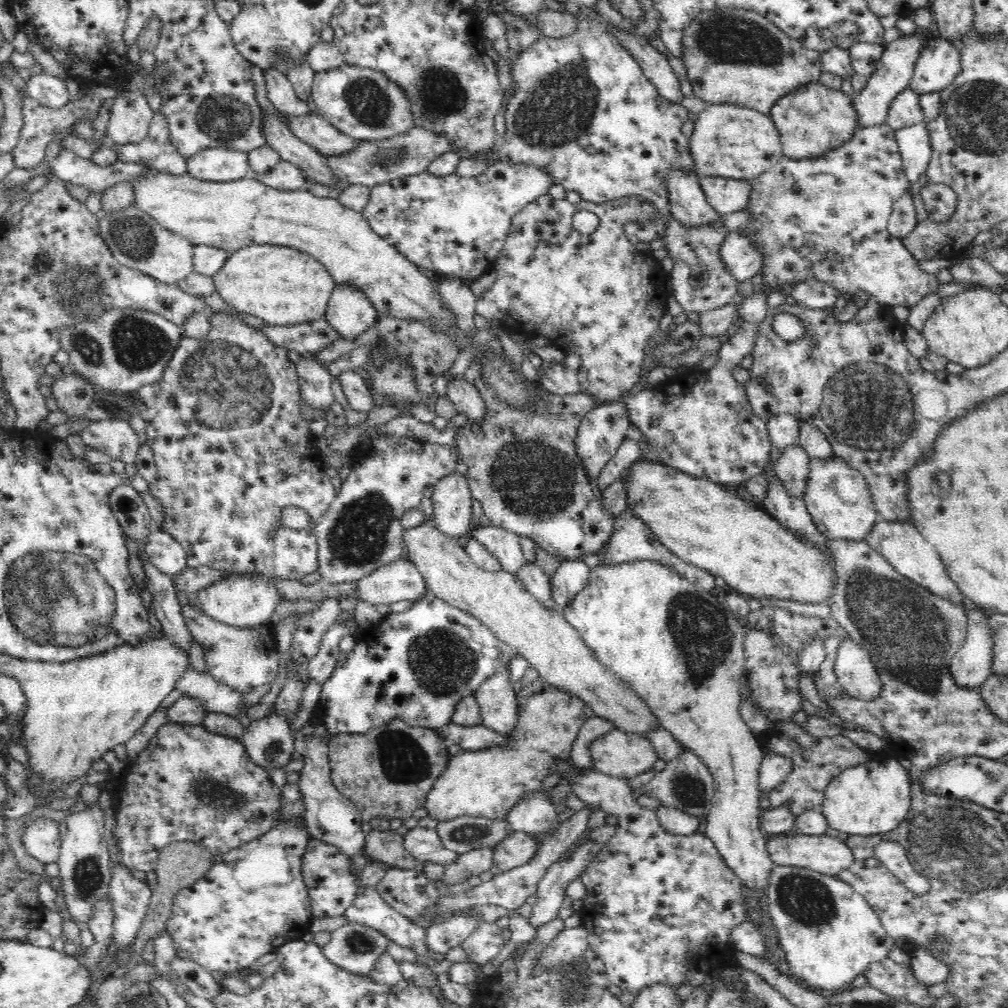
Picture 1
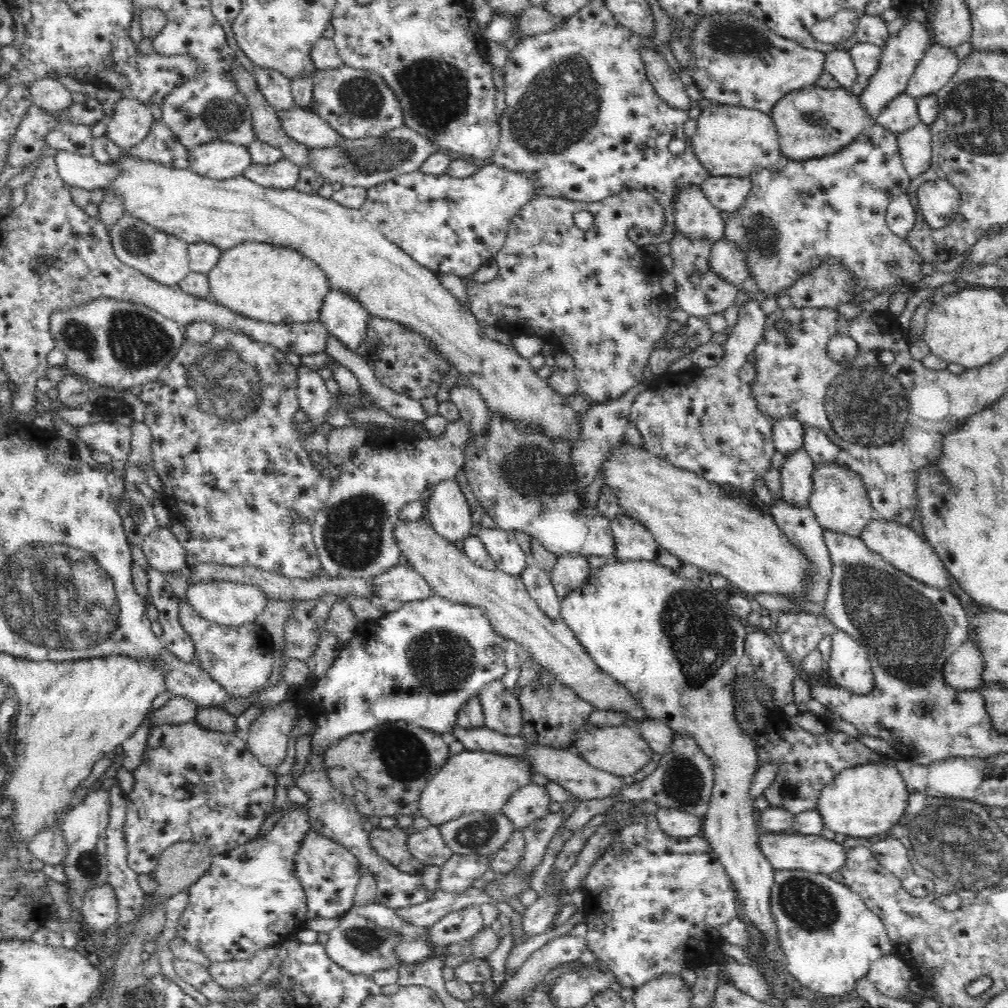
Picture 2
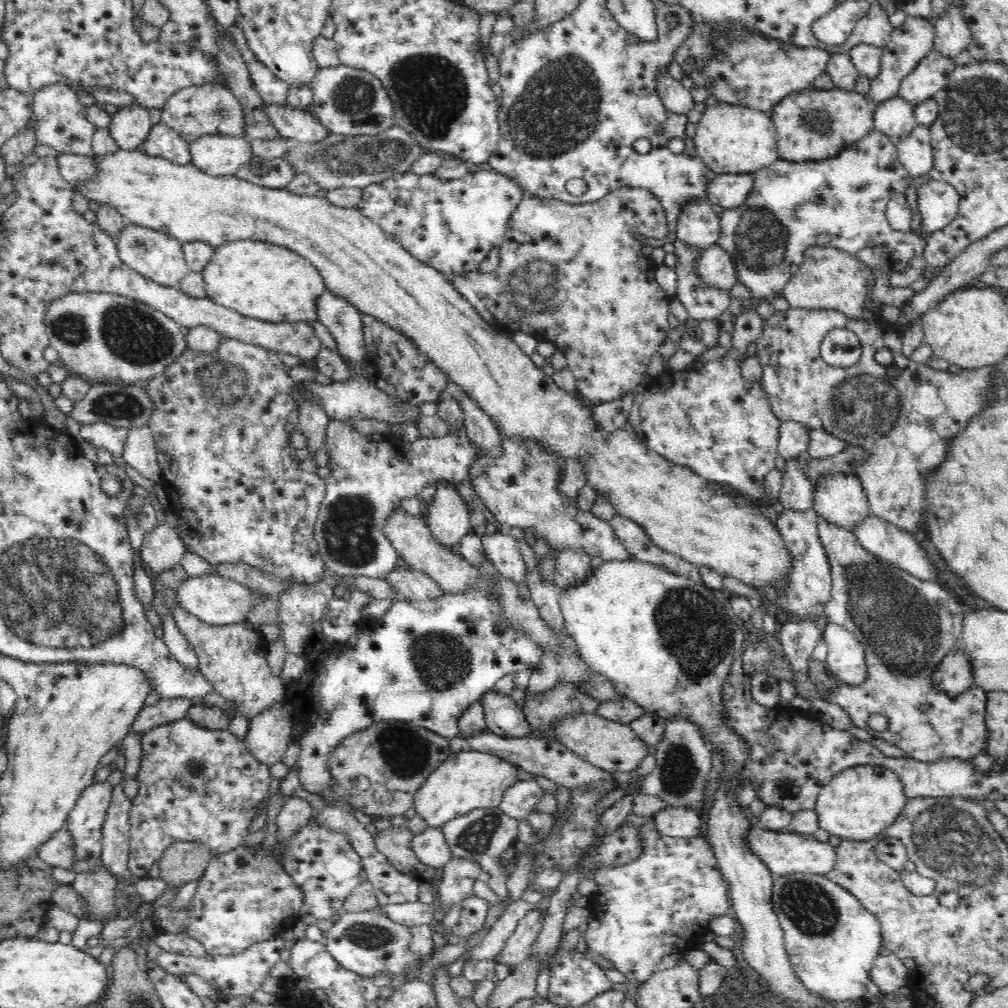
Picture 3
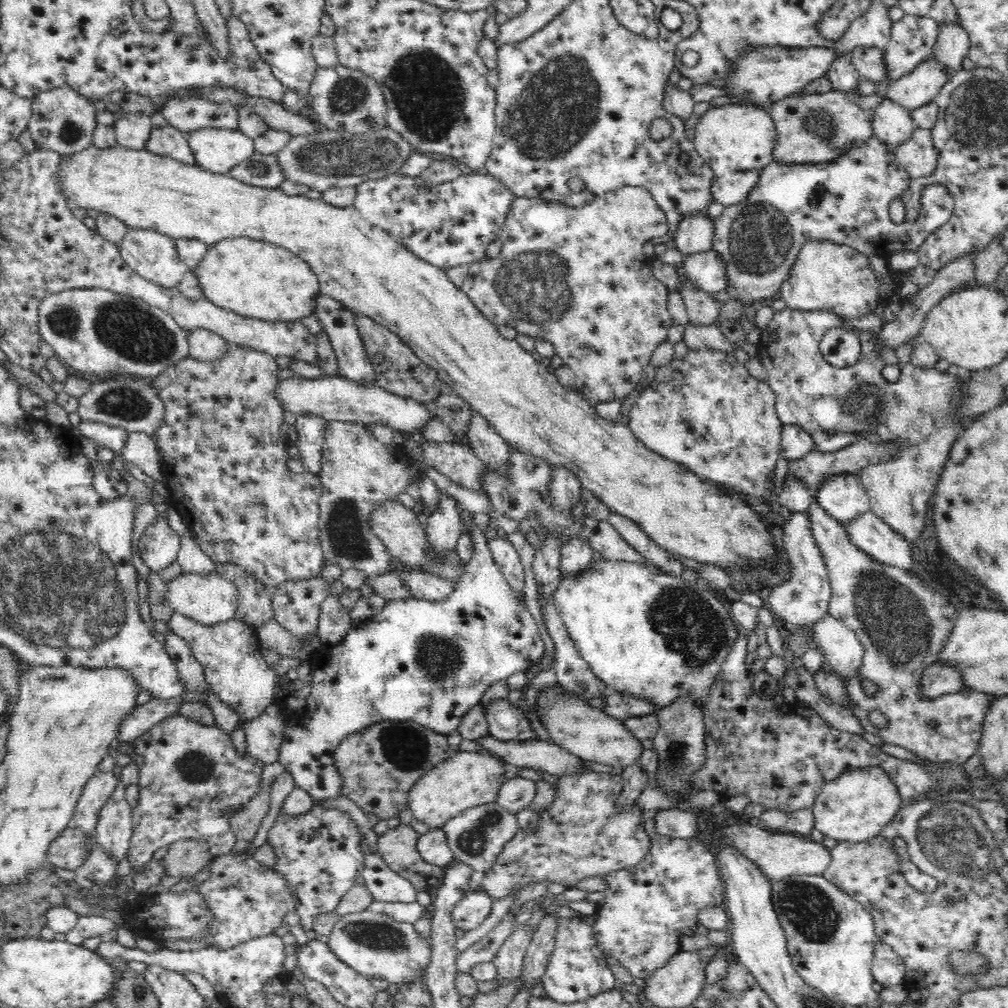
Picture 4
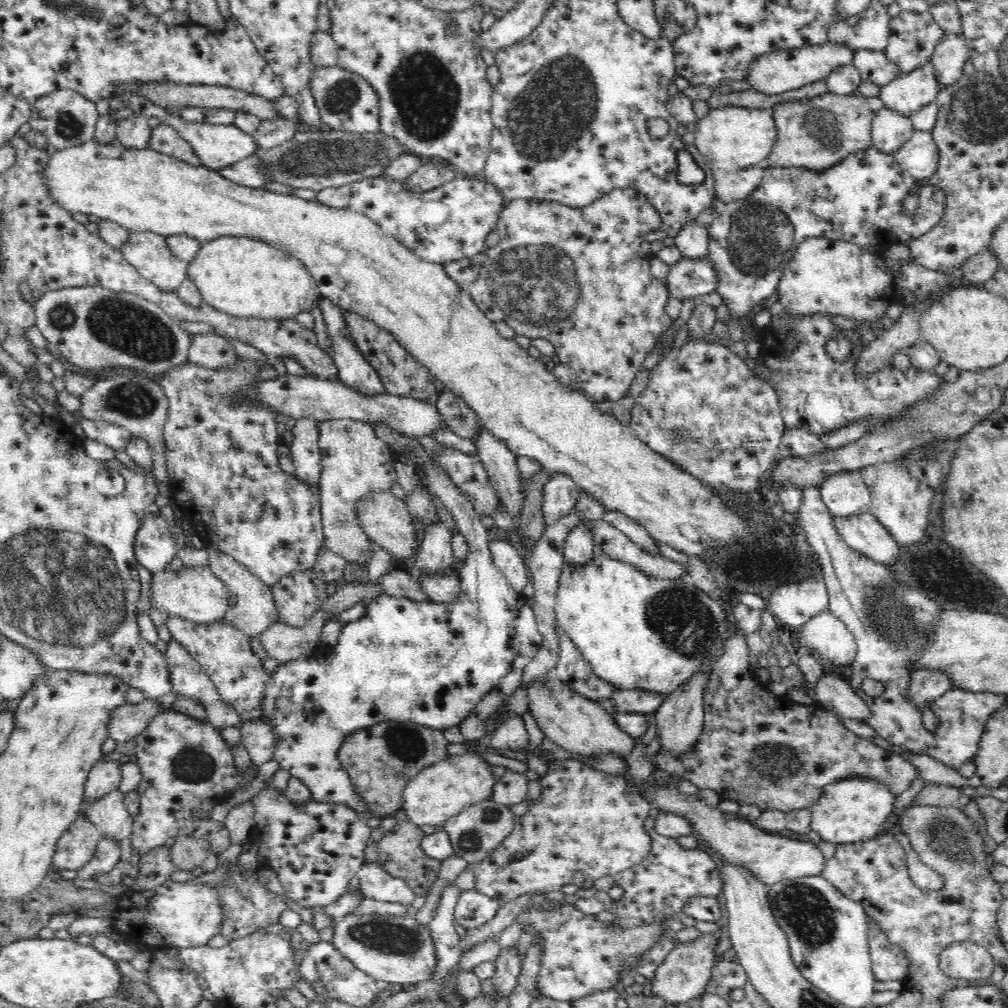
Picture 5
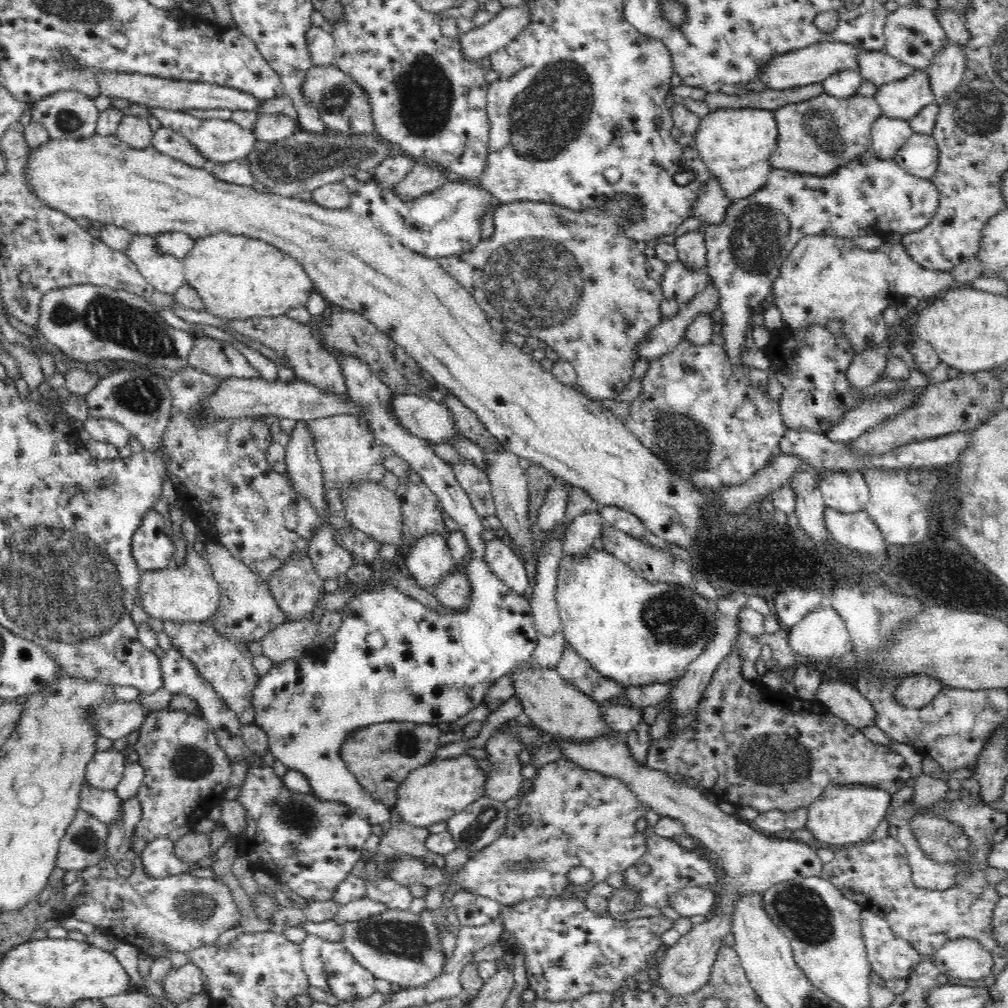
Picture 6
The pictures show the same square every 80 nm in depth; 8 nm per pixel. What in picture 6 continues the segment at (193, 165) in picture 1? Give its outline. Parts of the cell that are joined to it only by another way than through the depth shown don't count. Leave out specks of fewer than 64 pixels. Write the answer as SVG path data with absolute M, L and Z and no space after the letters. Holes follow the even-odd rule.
M151 108L152 114L160 121L162 127L181 132L202 152L210 162L225 163L233 160L245 159L252 152L256 144L256 136L253 131L247 131L231 118L228 120L218 118L198 118L187 111L173 111L164 108Z

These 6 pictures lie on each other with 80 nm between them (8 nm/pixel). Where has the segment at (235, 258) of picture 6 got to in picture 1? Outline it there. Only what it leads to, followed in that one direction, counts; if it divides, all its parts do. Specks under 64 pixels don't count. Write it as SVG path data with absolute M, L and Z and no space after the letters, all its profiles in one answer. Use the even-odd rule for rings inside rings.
M251 244L236 249L211 278L216 293L230 308L278 326L323 318L335 288L330 273L318 260L298 249L271 244Z

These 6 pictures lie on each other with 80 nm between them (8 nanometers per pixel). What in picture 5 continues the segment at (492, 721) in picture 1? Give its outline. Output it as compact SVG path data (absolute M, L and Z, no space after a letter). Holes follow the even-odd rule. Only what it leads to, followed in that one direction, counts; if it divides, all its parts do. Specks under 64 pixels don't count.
M508 716L498 722L494 728L491 743L489 744L496 750L524 750L528 746L529 736L524 727L524 722L519 716Z

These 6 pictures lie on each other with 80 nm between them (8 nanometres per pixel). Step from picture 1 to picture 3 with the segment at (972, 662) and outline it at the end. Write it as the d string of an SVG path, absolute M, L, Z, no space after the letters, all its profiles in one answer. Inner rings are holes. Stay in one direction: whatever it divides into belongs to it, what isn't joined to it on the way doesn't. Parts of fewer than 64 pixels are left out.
M946 653L930 675L931 688L948 696L962 694L973 686L969 658L963 654Z

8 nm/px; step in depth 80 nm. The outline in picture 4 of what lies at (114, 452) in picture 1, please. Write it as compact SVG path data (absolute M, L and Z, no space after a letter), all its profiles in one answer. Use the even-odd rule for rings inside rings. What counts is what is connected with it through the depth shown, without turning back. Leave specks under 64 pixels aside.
M81 420L79 422L80 432L87 438L96 441L110 449L116 454L121 454L128 440L129 430L121 426L112 426L104 422Z

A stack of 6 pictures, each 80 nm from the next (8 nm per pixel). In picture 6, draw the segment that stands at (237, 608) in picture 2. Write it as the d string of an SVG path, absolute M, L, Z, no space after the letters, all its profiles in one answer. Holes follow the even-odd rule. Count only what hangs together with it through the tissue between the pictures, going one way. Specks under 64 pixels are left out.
M180 514L177 524L182 529L182 536L187 541L187 558L180 567L167 567L159 570L142 572L139 578L138 588L135 592L136 604L156 620L179 622L205 622L216 610L220 593L213 575L211 565L200 553L194 550L194 542L198 533L190 516Z

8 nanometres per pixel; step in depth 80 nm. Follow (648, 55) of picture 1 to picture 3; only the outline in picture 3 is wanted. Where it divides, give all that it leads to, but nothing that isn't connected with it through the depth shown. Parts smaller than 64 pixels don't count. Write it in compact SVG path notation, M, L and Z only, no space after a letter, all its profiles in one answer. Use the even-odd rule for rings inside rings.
M663 71L659 77L658 94L662 97L666 110L674 114L686 116L694 108L694 98L690 91L670 76L668 71Z

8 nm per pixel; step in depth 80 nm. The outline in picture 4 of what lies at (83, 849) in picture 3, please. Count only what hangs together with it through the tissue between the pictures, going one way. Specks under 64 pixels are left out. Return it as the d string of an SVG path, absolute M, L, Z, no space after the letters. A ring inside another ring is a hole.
M96 771L86 783L77 802L77 811L74 812L72 825L78 826L82 831L88 831L96 838L95 822L99 808L107 802L111 794L114 794L119 782L114 772Z

